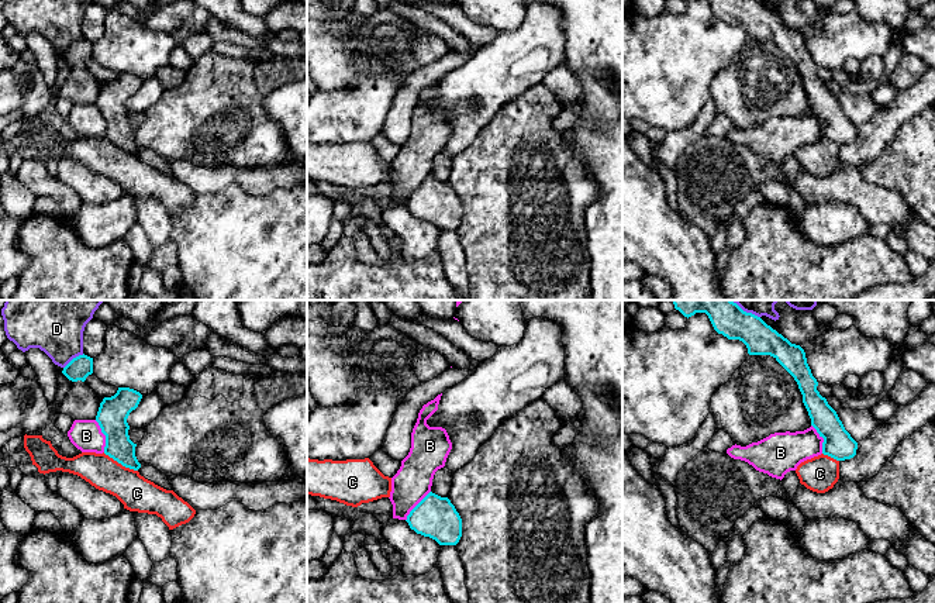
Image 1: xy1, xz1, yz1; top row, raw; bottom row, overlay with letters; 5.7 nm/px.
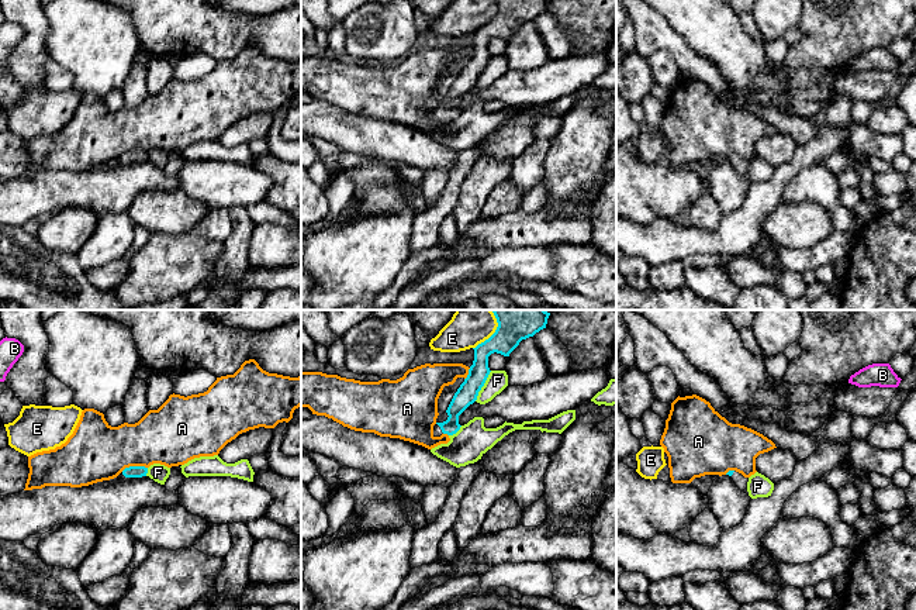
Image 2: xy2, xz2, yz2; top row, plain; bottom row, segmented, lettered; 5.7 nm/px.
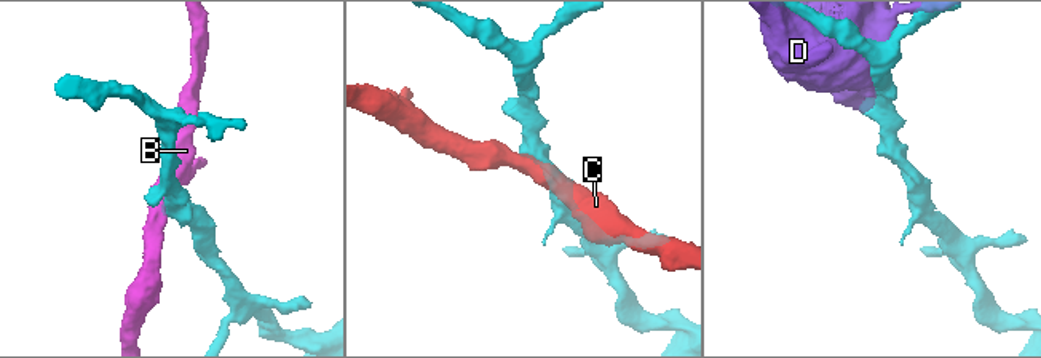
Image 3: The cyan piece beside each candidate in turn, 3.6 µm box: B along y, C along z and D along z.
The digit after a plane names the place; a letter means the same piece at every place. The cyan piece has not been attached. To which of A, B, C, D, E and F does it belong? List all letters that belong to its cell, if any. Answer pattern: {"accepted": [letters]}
{"accepted": []}

